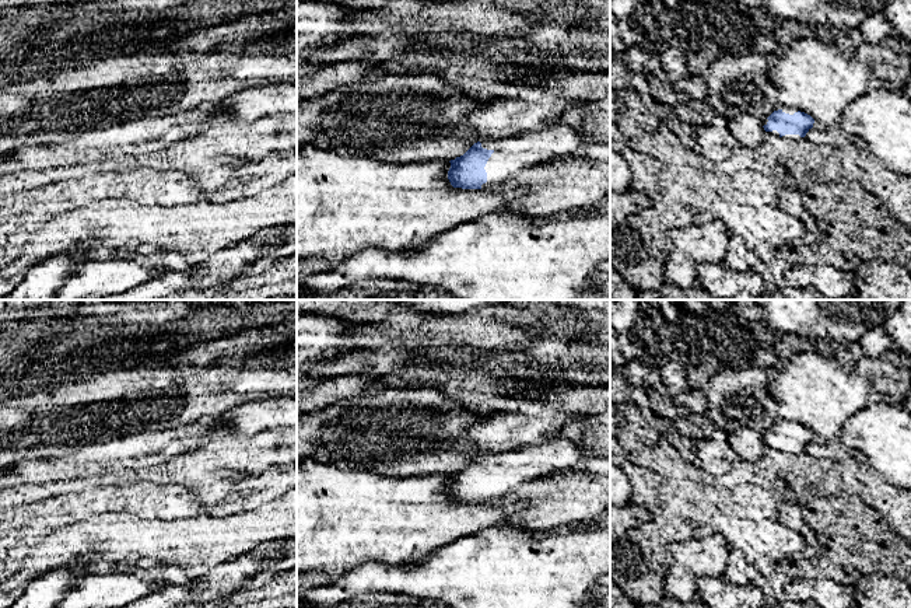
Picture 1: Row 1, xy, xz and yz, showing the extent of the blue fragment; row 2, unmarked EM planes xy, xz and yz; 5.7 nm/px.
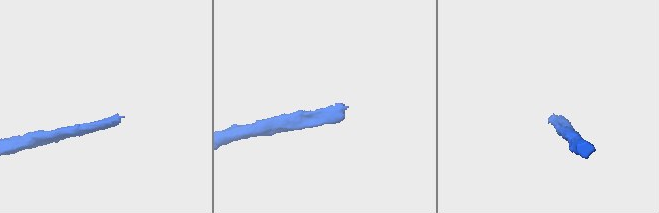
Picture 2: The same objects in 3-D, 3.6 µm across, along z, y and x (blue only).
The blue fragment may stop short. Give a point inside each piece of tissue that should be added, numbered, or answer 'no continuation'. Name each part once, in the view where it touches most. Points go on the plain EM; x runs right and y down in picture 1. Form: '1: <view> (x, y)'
1: xz (512, 468)

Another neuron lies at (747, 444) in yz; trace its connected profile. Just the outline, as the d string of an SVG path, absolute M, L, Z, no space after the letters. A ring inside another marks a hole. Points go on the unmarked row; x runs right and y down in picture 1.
M736 426L728 433L728 443L737 460L756 462L764 452L763 433L744 426Z

